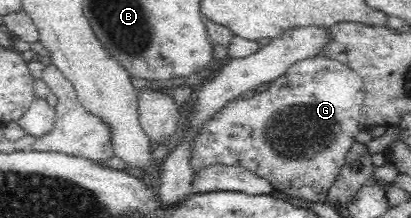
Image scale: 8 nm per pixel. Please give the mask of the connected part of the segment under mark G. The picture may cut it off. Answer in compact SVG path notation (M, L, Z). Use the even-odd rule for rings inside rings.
M318 55L294 62L260 94L248 99L228 101L218 114L200 131L192 154L193 170L208 164L232 164L247 168L265 178L275 192L287 192L306 200L329 202L328 191L338 168L344 164L348 150L355 144L361 126L359 116L364 104L362 78L346 63Z

